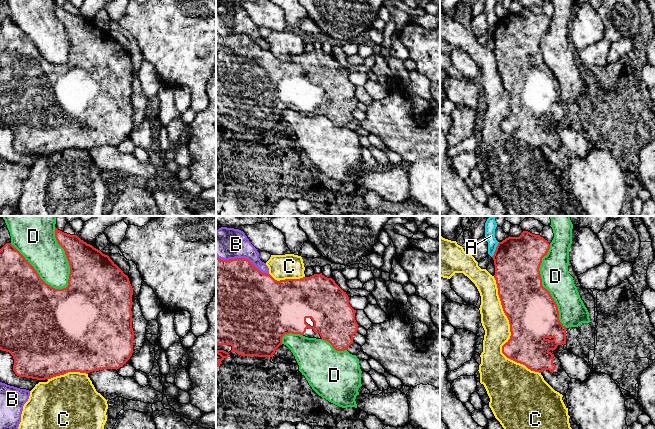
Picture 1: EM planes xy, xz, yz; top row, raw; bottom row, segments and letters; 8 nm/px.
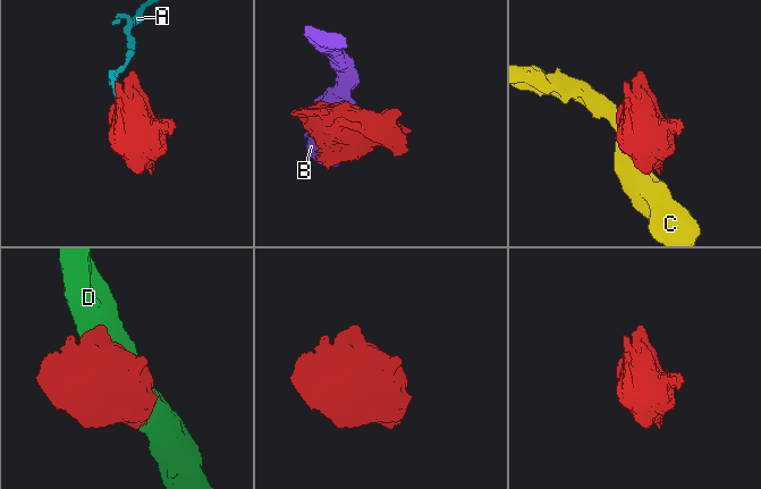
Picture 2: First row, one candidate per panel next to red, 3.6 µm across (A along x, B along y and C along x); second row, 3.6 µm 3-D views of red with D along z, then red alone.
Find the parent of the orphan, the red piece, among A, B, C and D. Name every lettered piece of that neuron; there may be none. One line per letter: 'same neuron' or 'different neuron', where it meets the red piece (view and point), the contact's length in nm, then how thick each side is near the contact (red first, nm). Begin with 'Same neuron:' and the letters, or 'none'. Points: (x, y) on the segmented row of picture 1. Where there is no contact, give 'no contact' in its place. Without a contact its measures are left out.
Same neuron: none
A: different neuron; contact yz (496, 249); length 140 nm; calibres 380 and 90 nm
B: different neuron; contact xz (242, 258); length 440 nm; calibres 480 and 260 nm
C: different neuron; contact yz (511, 333); length 850 nm; calibres 400 and 200 nm
D: different neuron; contact xy (38, 274); length 600 nm; calibres 440 and 300 nm

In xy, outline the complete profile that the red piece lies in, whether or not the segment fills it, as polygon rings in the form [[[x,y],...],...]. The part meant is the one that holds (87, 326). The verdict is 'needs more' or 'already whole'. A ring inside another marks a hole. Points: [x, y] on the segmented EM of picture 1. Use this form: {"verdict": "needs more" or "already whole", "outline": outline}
{"verdict": "already whole", "outline": [[[55,227],[55,238],[58,244],[64,249],[70,266],[68,286],[63,289],[55,289],[46,284],[39,276],[34,267],[25,257],[11,244],[6,243],[0,249],[0,350],[9,352],[14,359],[13,371],[19,377],[32,378],[37,380],[51,379],[64,375],[68,372],[90,373],[103,369],[119,369],[132,356],[134,331],[132,328],[132,295],[133,288],[129,278],[110,259],[108,255],[94,248],[81,240],[77,235],[70,235],[58,230]]]}

